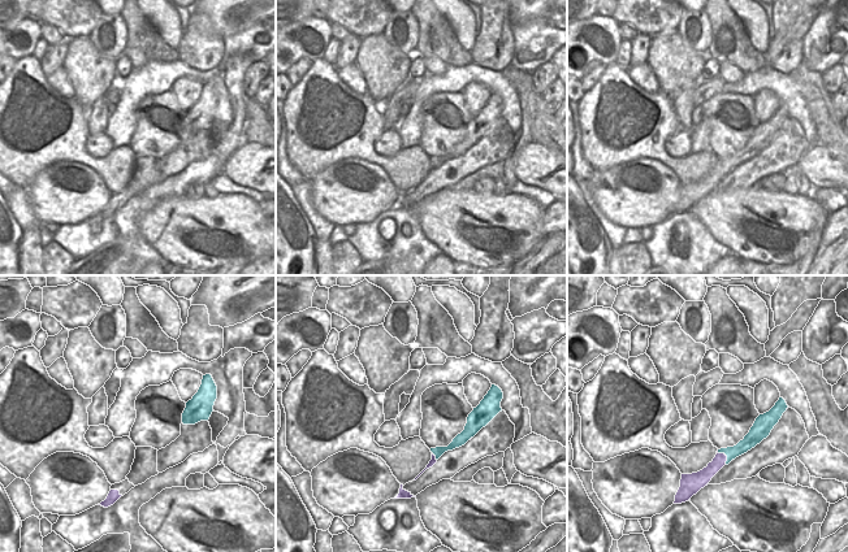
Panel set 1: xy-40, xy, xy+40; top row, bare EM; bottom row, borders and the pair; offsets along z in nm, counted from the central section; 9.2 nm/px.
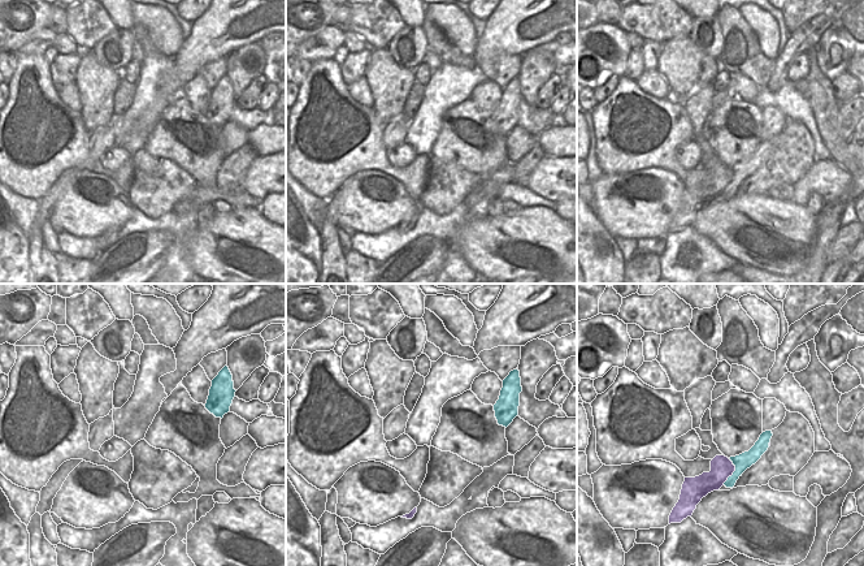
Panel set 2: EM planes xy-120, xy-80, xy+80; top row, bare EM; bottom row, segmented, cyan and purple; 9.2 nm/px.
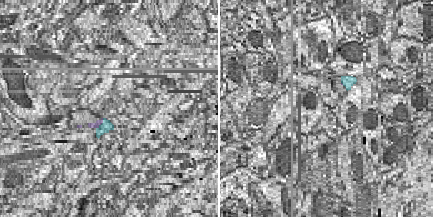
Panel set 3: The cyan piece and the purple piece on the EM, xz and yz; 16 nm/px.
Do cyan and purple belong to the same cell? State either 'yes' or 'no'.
yes

